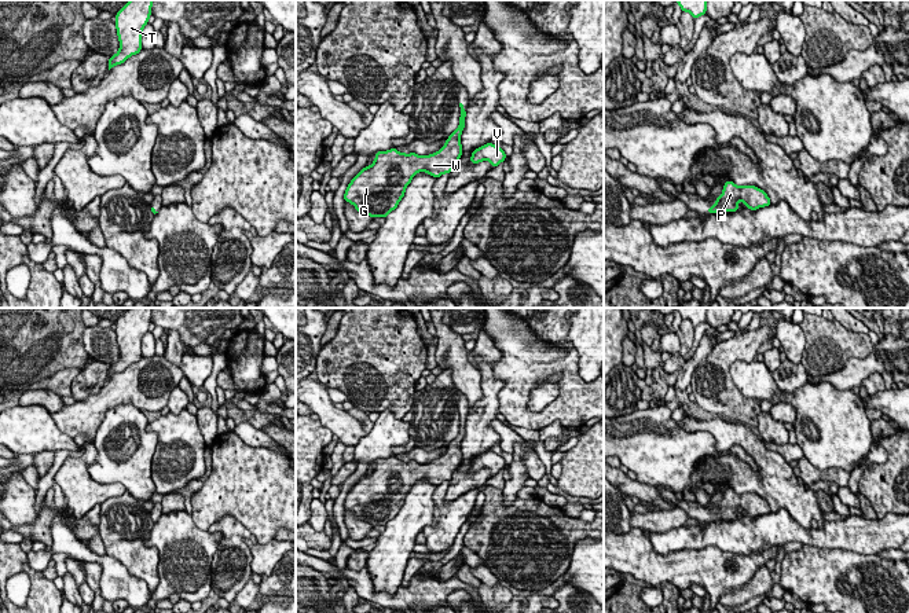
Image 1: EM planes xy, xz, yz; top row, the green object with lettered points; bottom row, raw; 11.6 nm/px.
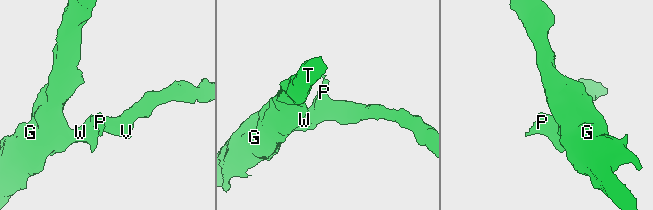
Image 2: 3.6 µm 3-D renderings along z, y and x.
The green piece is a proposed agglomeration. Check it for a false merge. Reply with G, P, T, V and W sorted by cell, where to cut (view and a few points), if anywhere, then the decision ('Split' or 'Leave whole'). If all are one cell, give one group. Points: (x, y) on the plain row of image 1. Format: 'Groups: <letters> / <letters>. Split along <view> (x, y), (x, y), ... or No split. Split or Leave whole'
Groups: G P T V W. No split. Leave whole

